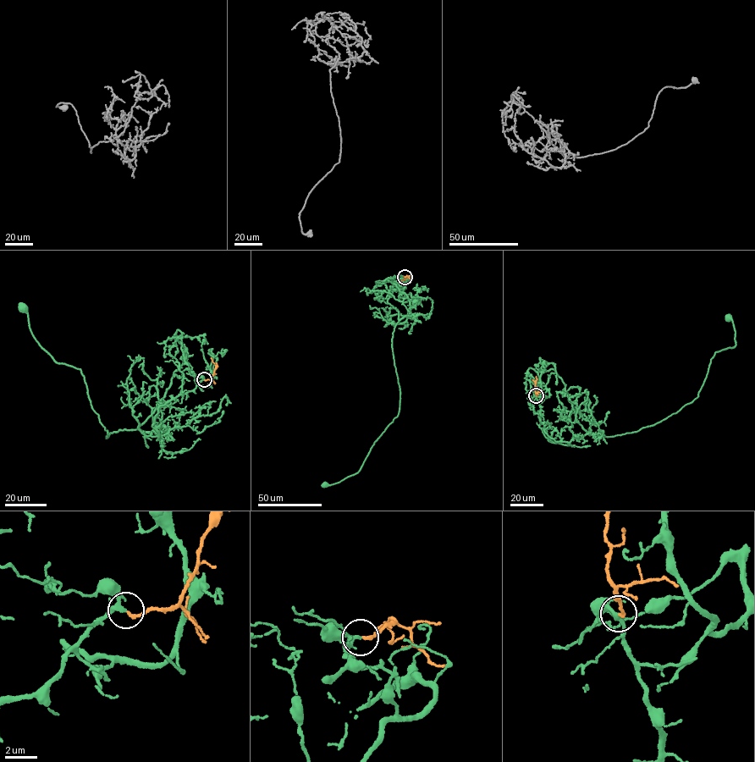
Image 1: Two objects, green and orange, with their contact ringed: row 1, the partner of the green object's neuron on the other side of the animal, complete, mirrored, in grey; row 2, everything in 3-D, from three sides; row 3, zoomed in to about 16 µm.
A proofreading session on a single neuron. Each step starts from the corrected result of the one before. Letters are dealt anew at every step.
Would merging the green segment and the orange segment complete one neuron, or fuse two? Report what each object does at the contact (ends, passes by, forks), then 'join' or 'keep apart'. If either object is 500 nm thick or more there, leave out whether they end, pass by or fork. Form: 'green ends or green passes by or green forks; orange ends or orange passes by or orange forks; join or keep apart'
green passes by; orange ends; join

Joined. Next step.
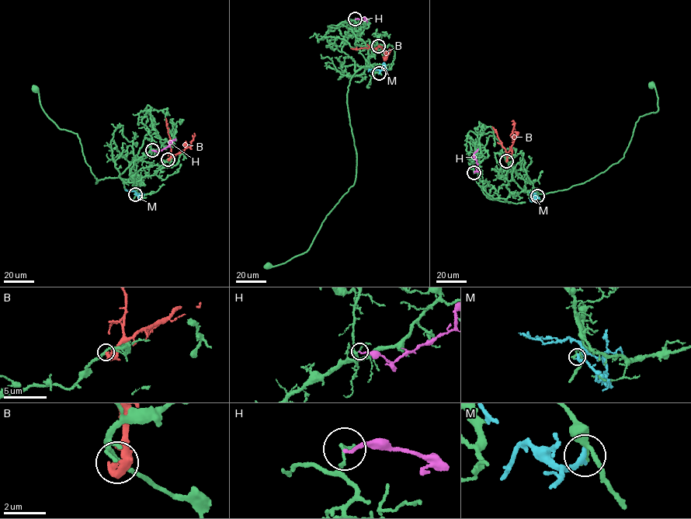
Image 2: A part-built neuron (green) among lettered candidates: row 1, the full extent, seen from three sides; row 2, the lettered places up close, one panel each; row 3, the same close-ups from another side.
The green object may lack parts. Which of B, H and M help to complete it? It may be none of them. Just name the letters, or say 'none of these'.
none of these

